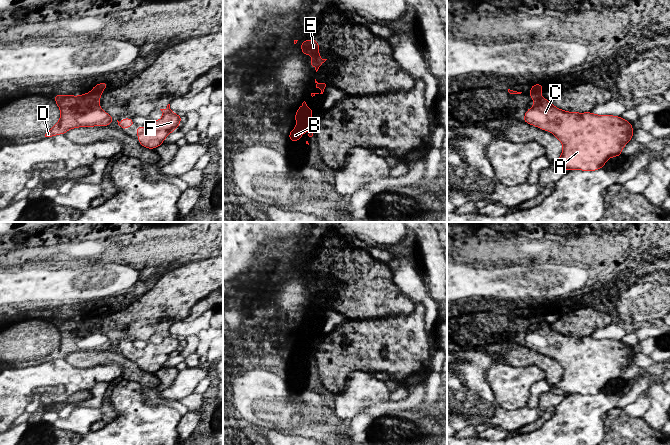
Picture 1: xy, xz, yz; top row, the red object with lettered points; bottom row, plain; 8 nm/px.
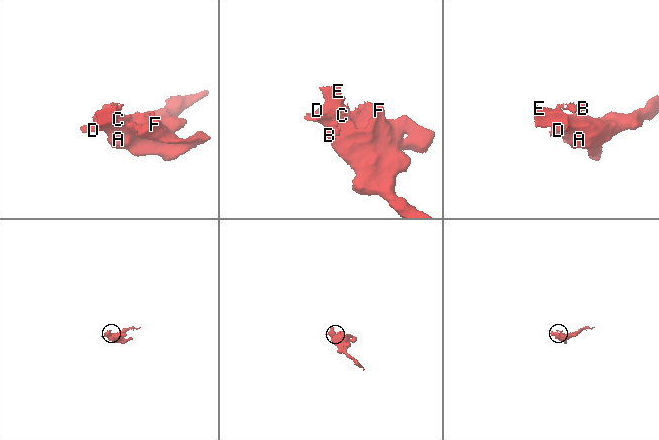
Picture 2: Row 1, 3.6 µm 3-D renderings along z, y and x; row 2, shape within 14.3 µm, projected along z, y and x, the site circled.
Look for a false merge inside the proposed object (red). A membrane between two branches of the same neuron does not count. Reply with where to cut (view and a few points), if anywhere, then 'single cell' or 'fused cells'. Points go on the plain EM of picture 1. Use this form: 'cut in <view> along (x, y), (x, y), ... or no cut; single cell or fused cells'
cut in xy along (101, 315), (93, 315), (91, 317); fused cells

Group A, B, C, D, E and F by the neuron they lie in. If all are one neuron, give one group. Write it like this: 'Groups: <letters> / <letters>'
Groups: A C D E F / B

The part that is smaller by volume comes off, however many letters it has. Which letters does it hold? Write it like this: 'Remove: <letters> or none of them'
Remove: B

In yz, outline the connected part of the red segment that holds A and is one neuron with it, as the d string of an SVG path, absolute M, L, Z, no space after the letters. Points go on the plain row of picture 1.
M531 315L527 318L535 325L535 329L526 335L522 345L550 355L561 365L563 375L556 387L564 395L572 393L595 395L603 392L609 382L613 380L620 382L622 372L633 361L632 347L622 341L595 339L592 336L567 336L556 332L538 316Z

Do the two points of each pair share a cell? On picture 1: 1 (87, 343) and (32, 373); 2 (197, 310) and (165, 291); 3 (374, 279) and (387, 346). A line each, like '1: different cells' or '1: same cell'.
1: different cells
2: different cells
3: different cells

